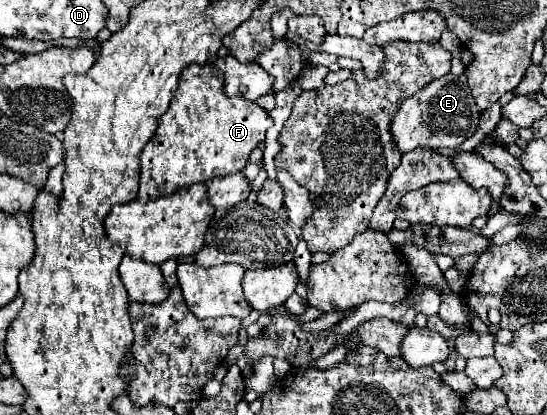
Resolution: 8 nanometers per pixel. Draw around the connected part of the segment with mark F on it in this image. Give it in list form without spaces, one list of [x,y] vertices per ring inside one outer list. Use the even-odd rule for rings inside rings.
[[[192,63],[182,71],[170,107],[158,119],[156,135],[140,153],[140,203],[172,195],[186,185],[206,183],[212,177],[238,173],[246,167],[250,153],[264,139],[272,119],[254,101],[226,97],[222,85],[222,73],[212,63]]]

